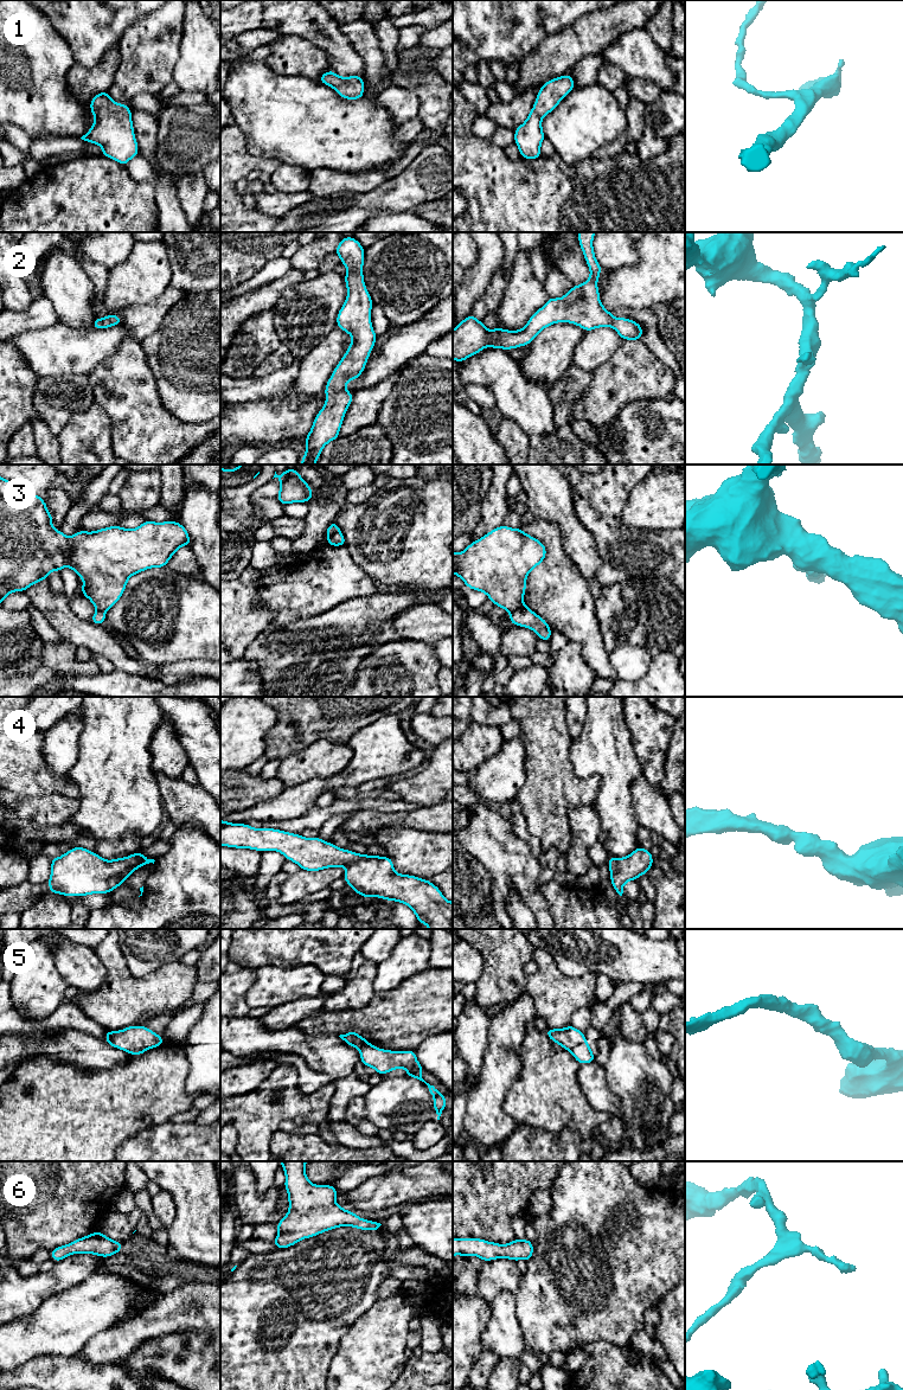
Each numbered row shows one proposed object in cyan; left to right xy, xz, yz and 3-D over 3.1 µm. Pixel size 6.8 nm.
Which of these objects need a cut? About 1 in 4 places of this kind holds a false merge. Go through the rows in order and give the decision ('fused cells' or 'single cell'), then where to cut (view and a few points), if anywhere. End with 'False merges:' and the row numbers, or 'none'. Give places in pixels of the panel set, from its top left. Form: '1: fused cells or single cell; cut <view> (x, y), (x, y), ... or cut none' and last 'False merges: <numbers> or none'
1: single cell; cut none
2: single cell; cut none
3: fused cells; cut yz (523, 604), (510, 613)
4: single cell; cut none
5: single cell; cut none
6: single cell; cut none
False merges: 3

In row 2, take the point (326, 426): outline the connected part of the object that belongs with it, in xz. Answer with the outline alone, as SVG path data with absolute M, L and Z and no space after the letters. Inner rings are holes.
M342 237L335 254L347 269L344 276L347 297L337 315L337 327L351 334L352 342L326 383L324 393L327 399L306 436L306 454L300 465L315 465L322 448L340 437L345 414L353 402L353 393L346 390L346 384L360 377L377 339L371 322L373 302L363 275L365 249L354 237Z

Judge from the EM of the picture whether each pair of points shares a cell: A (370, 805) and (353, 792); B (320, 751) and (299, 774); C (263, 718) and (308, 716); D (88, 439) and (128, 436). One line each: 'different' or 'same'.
A: different
B: same
C: different
D: different

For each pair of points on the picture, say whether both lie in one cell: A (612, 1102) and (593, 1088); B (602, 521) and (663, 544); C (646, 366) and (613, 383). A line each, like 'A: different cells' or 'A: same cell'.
A: same cell
B: same cell
C: same cell

